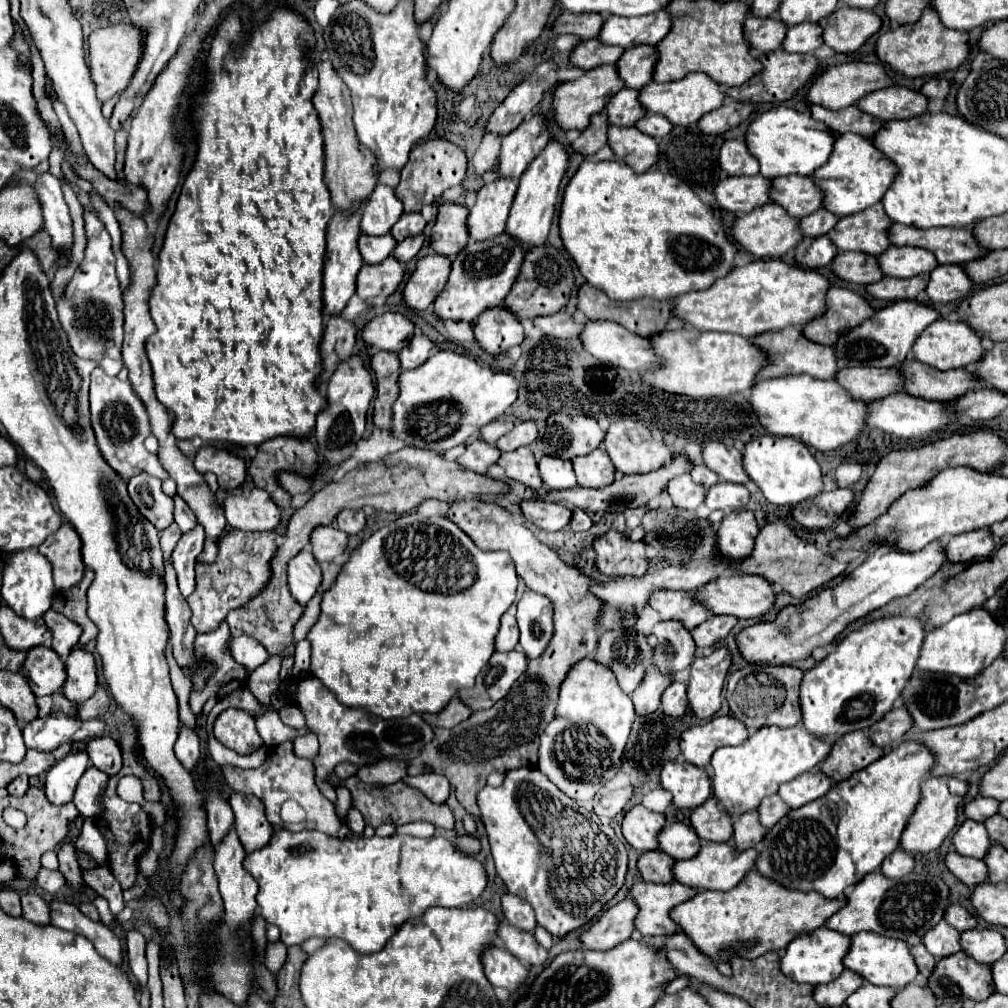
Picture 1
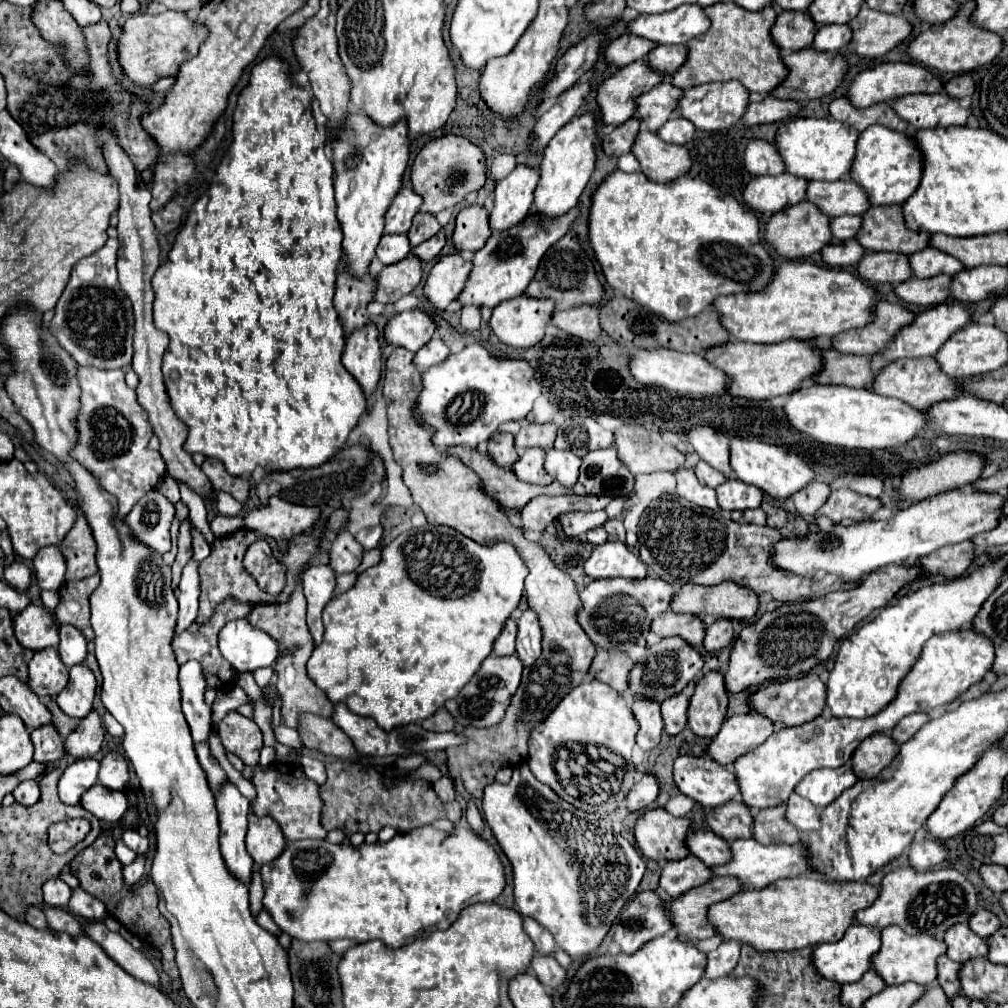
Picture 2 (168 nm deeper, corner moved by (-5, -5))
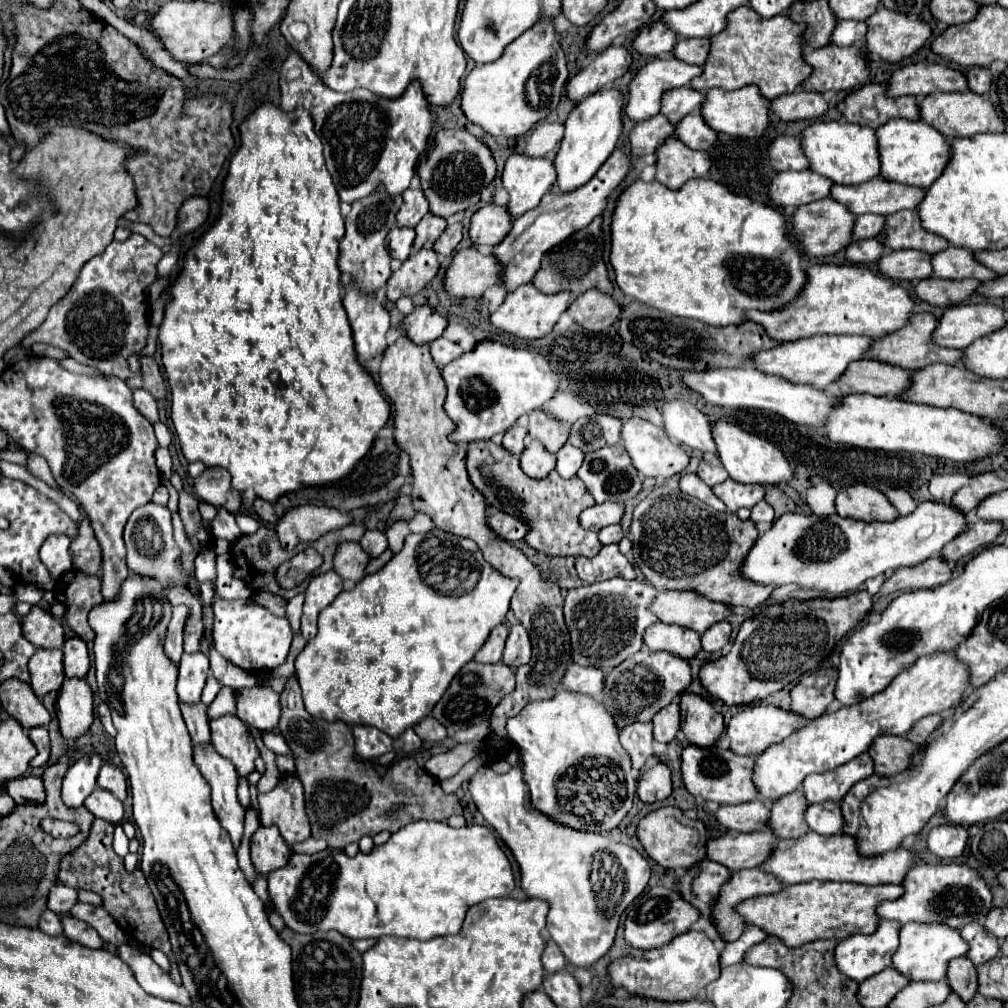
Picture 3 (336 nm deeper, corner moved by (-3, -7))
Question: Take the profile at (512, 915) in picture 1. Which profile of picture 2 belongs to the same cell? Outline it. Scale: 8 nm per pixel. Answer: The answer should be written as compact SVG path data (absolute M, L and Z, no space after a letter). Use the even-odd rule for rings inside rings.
M525 917L525 925L523 925L523 927L525 927L527 935L533 939L535 951L537 951L539 955L551 955L551 953L555 953L557 943L555 943L553 935L551 935L547 929L543 929L535 919Z

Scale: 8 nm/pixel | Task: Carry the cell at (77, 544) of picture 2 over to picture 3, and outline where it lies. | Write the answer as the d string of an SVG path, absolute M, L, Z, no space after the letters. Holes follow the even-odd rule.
M87 517L79 523L79 531L77 531L77 537L71 541L69 553L73 559L73 567L81 573L95 575L97 569L101 567L101 547L93 535L93 529Z

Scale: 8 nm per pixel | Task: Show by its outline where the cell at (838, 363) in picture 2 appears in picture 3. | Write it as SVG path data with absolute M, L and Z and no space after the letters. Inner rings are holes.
M859 359L849 363L845 373L837 379L837 385L843 395L869 393L893 397L909 387L909 373L905 373L901 367L875 359Z

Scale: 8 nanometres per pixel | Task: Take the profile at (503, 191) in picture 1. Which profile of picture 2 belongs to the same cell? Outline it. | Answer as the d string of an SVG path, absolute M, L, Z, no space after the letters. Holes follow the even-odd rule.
M517 165L505 179L497 183L495 207L489 217L493 231L511 229L529 215L537 183L539 173L529 165Z

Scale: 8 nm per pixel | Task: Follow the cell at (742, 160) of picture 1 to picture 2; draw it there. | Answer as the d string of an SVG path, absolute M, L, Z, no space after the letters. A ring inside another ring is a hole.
M753 139L745 149L745 169L753 175L781 175L783 161L779 159L779 151L775 151L775 143Z

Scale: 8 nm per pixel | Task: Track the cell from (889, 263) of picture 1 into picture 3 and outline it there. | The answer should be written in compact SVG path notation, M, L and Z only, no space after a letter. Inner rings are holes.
M947 247L945 251L931 255L931 265L933 265L933 275L937 275L939 279L971 277L977 281L989 281L997 277L997 273L985 269L979 261L975 261L973 251L961 247Z

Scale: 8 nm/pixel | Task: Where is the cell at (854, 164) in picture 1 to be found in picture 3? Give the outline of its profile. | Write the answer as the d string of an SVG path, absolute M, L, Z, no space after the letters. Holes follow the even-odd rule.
M893 119L875 129L877 135L877 151L881 171L879 177L891 183L911 185L927 189L945 169L945 161L949 161L949 139L937 133L937 129L929 127L925 121L905 121Z

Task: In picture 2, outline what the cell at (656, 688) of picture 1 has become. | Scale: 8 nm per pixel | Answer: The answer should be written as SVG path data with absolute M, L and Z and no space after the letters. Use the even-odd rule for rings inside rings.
M635 701L631 705L631 711L639 723L639 731L635 735L635 743L641 751L651 751L659 745L661 733L663 733L663 721L661 721L661 709L659 703L653 701Z

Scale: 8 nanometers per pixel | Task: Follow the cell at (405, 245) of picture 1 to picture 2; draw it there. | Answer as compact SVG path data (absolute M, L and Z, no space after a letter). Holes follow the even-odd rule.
M441 229L435 237L431 237L429 241L423 241L421 245L417 245L417 247L413 249L413 253L415 253L419 259L423 259L423 261L433 261L433 259L439 255L439 251L445 247L445 243L447 243L445 231Z

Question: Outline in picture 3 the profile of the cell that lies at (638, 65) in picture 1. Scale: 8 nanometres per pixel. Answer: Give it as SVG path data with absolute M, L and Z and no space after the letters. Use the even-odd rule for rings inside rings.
M685 39L677 41L677 49L673 49L675 59L681 59L689 65L703 65L709 53L709 39Z

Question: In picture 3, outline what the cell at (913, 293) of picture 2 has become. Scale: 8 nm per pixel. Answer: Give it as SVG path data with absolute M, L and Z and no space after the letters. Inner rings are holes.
M927 277L917 283L915 293L921 301L935 305L935 307L951 307L965 301L969 295L975 293L979 287L977 279L959 279L959 281L945 281L937 277Z

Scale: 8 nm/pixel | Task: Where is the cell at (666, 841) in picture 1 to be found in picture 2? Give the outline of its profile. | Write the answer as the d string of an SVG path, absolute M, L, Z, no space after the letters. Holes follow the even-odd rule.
M691 831L687 837L687 847L707 867L715 867L731 861L729 843L723 837L715 835L713 831Z

